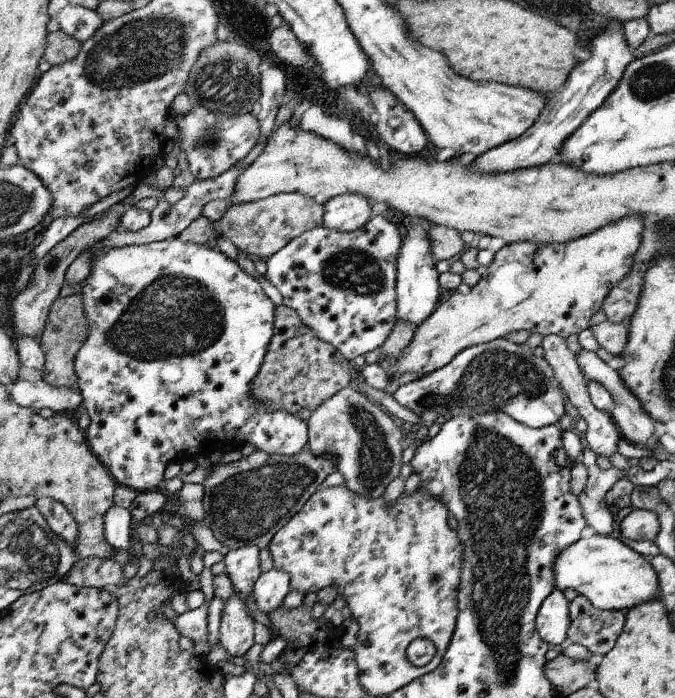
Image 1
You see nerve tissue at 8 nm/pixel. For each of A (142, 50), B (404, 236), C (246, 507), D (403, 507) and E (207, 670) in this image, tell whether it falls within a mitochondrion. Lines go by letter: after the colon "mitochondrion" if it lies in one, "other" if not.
A: mitochondrion
B: other
C: mitochondrion
D: other
E: other

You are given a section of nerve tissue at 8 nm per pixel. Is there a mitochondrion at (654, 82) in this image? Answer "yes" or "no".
yes

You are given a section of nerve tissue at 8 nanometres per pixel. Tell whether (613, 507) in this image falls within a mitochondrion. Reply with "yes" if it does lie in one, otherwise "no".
no

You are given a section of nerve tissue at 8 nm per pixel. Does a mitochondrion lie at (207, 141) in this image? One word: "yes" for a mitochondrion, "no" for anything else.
yes

